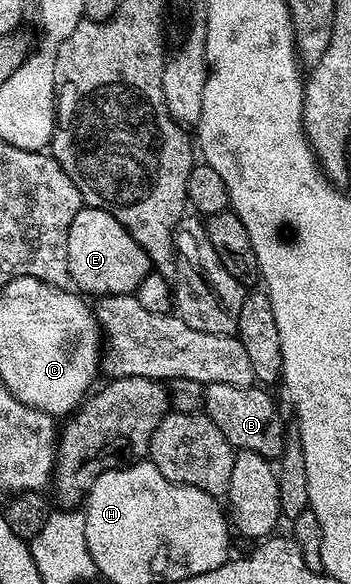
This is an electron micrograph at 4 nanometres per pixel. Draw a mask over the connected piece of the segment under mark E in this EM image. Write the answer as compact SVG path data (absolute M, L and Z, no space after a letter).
M83 205L68 228L68 268L70 281L83 295L134 294L144 276L152 273L150 257L108 212Z

